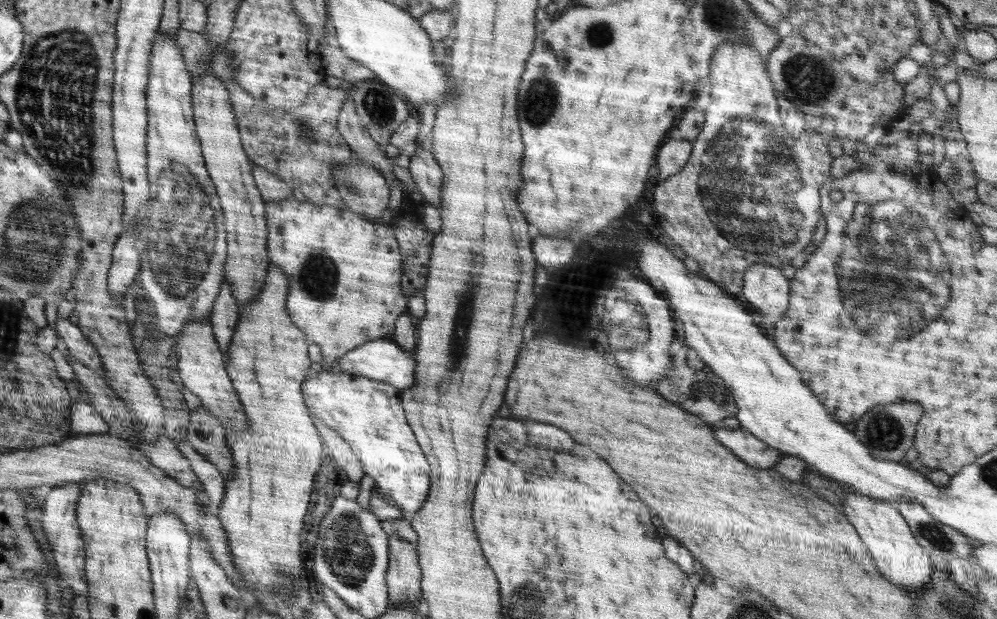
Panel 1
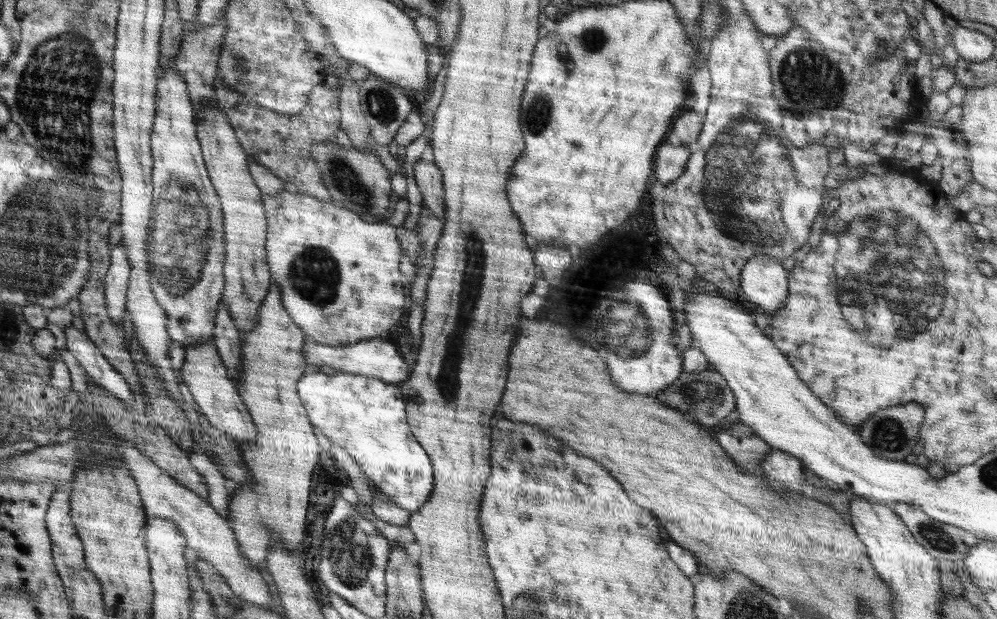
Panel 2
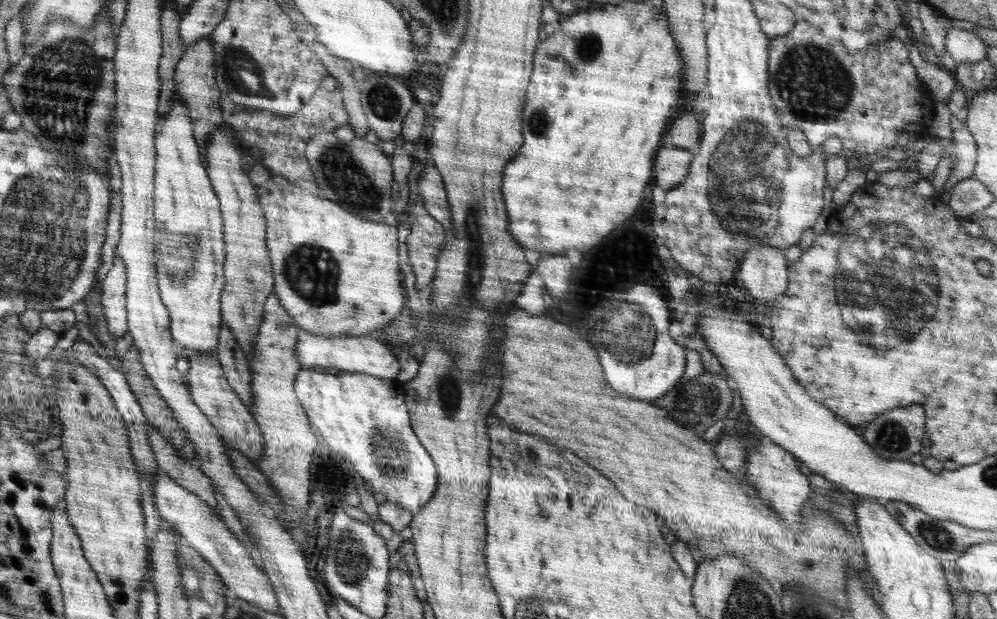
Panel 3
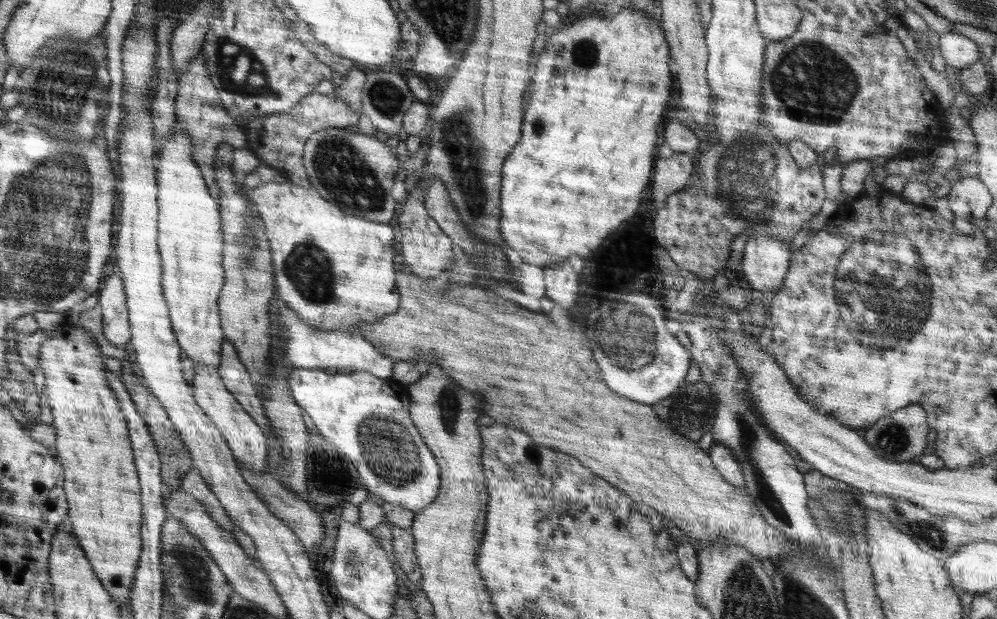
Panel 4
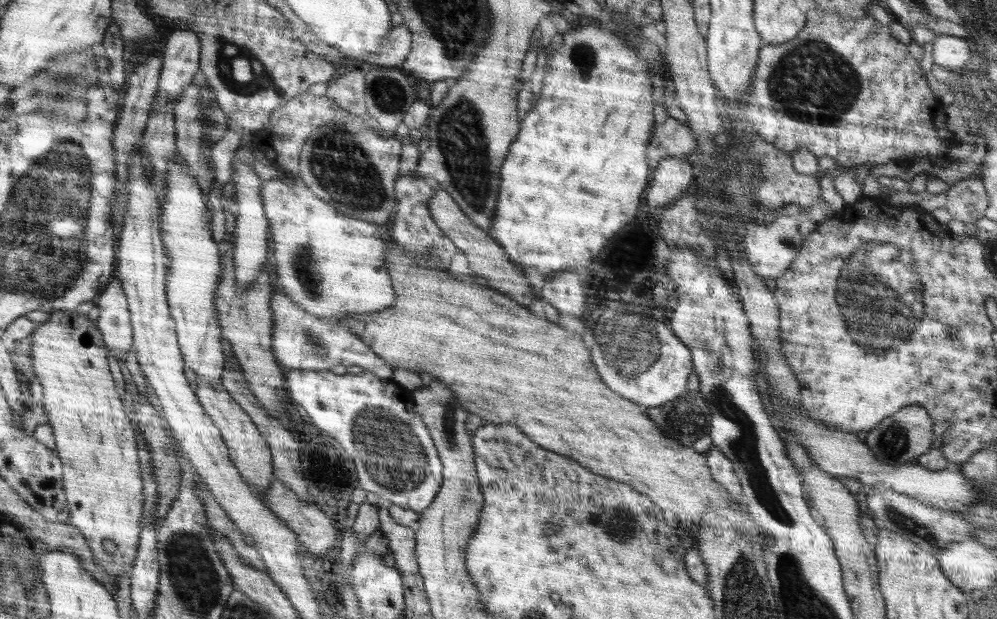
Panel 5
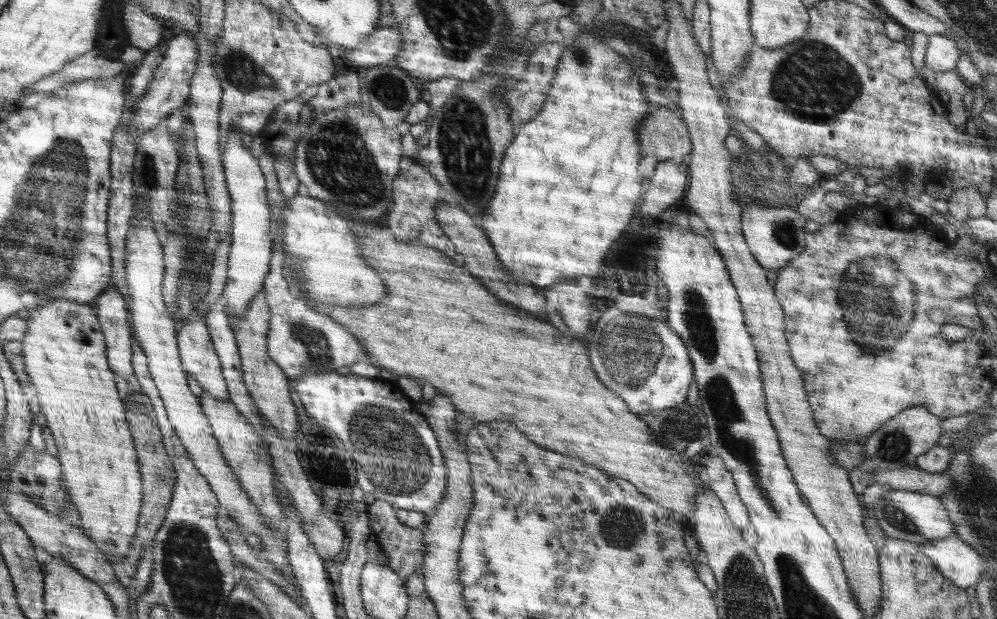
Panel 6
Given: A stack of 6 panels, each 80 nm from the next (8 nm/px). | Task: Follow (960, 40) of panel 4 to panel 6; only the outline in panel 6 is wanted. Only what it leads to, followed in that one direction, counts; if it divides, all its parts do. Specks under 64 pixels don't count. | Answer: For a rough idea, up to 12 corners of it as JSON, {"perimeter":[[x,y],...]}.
{"perimeter":[[929,35],[925,66],[956,68],[964,50],[946,35]]}

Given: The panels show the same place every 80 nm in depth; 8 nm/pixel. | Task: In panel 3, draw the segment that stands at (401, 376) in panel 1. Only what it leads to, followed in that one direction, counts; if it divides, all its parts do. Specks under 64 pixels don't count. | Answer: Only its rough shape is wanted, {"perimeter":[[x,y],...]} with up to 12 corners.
{"perimeter":[[297,327],[303,368],[397,380],[400,361],[370,336],[318,336]]}

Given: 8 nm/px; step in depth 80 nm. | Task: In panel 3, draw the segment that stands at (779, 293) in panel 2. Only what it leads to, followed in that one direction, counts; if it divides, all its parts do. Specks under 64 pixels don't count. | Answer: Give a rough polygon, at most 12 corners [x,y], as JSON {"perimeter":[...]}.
{"perimeter":[[748,249],[737,276],[756,302],[786,292],[784,250]]}

